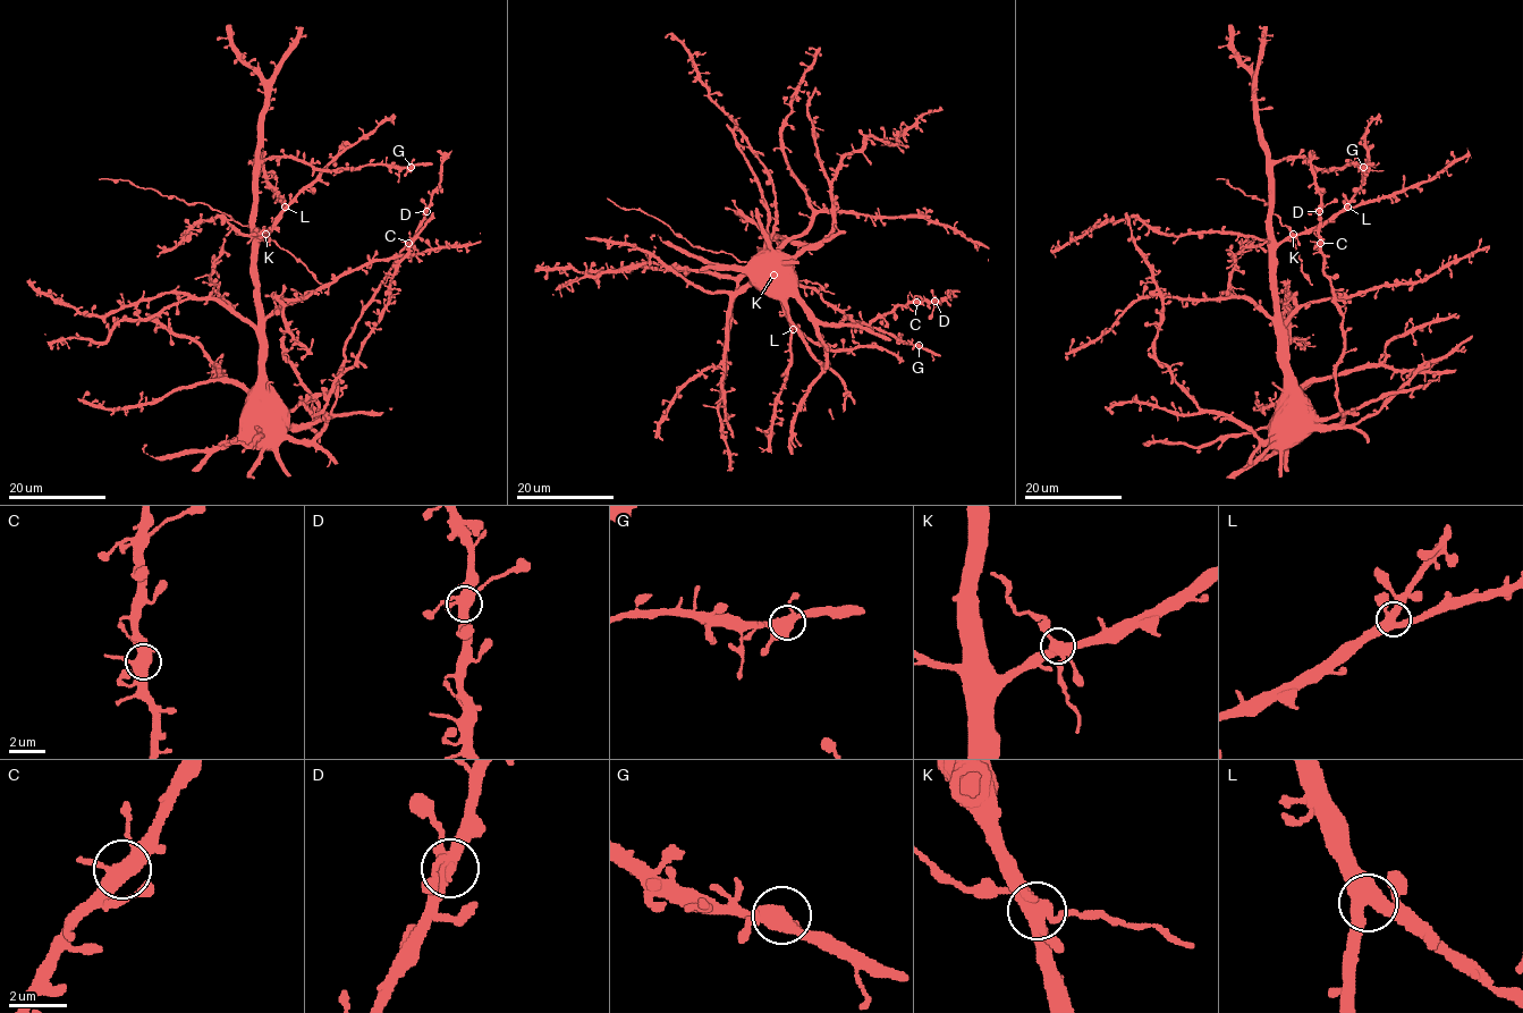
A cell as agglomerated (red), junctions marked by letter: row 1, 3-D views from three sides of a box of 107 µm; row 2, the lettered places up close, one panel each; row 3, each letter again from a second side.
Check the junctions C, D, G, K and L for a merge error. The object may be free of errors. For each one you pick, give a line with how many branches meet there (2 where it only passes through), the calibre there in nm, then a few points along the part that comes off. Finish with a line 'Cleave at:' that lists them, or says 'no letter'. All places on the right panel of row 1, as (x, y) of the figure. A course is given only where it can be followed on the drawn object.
Cleave at: no letter

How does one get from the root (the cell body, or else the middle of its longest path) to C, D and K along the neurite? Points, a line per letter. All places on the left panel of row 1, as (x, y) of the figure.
C: (256, 412), (277, 410), (288, 423), (296, 424), (329, 415), (345, 340), (408, 243)
D: (256, 412), (277, 410), (288, 423), (296, 424), (329, 415), (345, 340), (426, 211)
K: (256, 412), (261, 387), (256, 245), (265, 234)

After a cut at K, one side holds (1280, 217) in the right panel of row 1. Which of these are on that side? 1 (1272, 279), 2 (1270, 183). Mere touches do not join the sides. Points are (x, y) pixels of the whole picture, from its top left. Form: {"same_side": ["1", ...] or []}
{"same_side": []}

